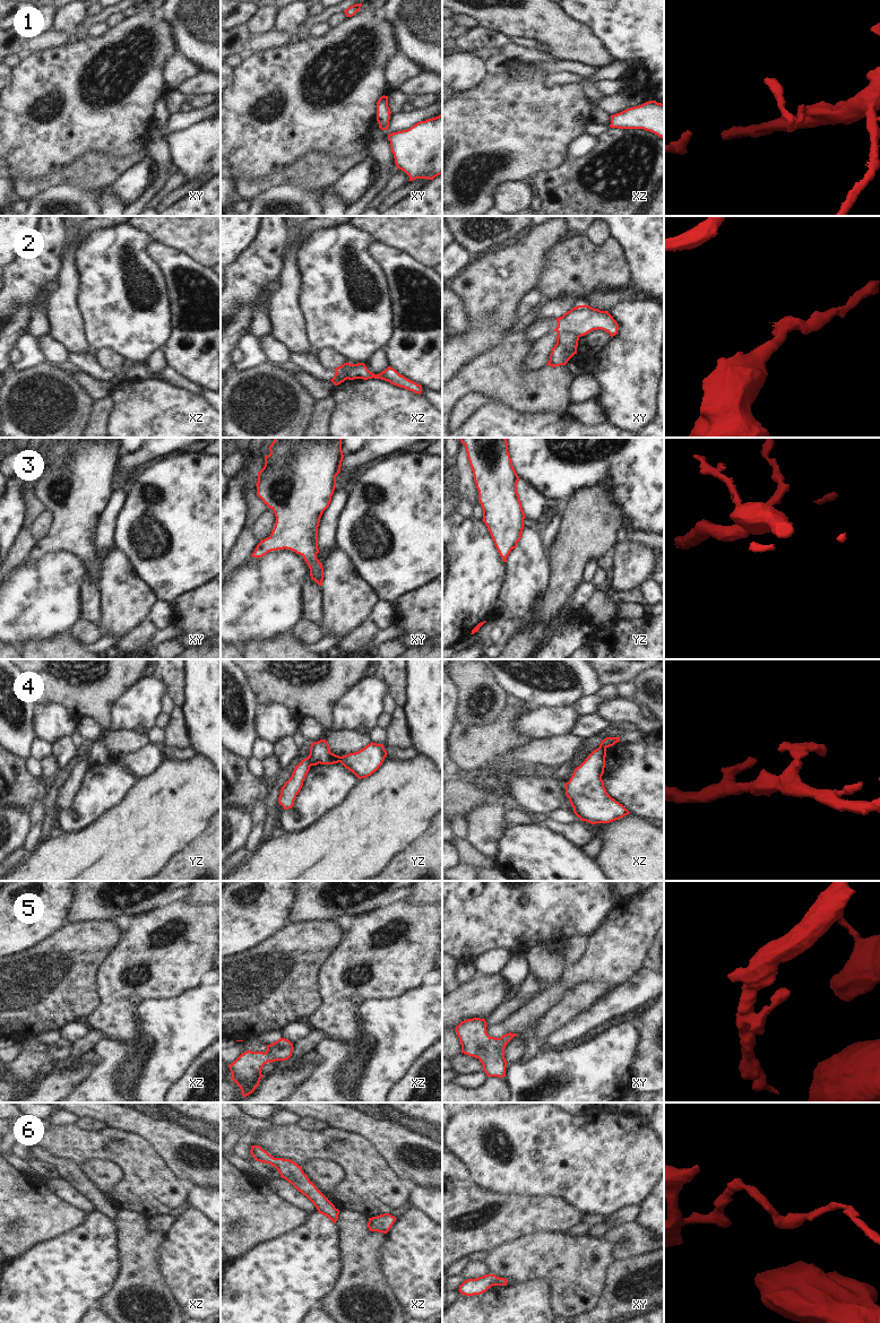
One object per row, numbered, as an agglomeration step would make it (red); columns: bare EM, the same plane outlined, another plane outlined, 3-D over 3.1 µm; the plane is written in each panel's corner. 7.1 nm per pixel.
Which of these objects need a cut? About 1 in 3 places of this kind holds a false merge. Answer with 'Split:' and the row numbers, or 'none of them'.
Split: 2, 4

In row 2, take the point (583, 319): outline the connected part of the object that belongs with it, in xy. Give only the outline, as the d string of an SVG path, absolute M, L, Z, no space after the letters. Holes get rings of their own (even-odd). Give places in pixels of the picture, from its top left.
M578 305L566 312L562 317L555 319L558 327L554 331L571 331L578 338L593 330L604 330L611 337L618 334L619 325L609 313L589 305Z

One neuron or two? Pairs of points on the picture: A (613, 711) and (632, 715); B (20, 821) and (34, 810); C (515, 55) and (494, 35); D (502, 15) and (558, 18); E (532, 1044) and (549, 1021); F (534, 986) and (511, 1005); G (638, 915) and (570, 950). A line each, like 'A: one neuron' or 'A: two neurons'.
A: one neuron
B: two neurons
C: two neurons
D: one neuron
E: two neurons
F: one neuron
G: two neurons

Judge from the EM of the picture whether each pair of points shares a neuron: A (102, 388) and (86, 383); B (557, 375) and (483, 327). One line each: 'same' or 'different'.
A: same
B: different

